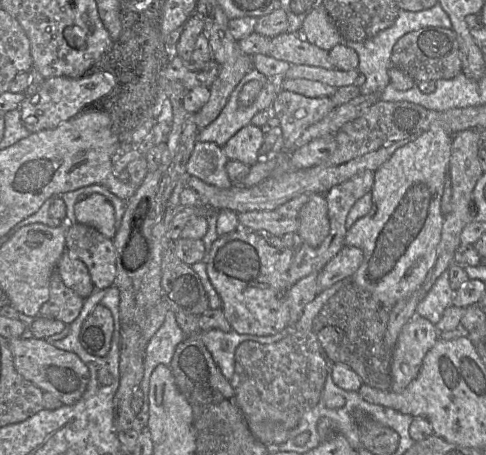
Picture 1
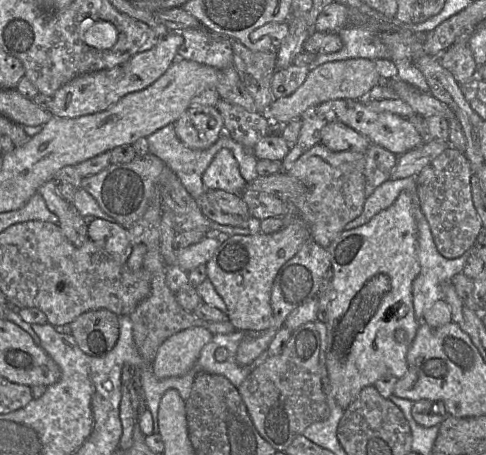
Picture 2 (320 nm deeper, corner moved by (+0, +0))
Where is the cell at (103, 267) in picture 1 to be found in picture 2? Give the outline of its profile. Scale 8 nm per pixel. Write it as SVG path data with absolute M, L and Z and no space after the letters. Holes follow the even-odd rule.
M96 218L87 227L88 239L101 246L119 264L126 264L133 250L128 231L117 222Z

